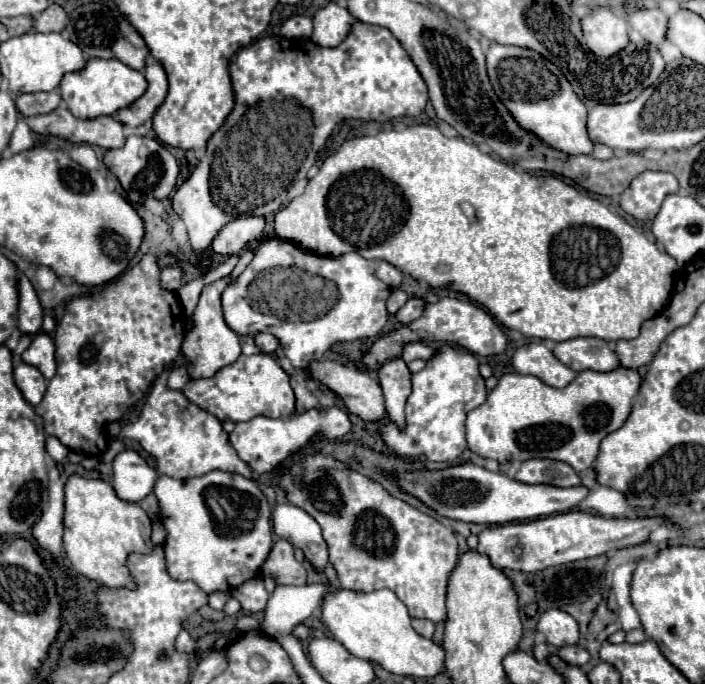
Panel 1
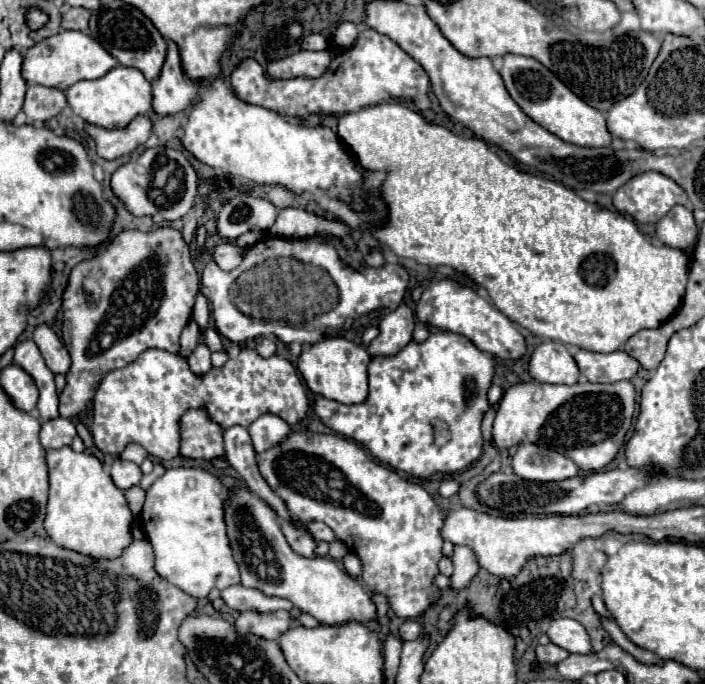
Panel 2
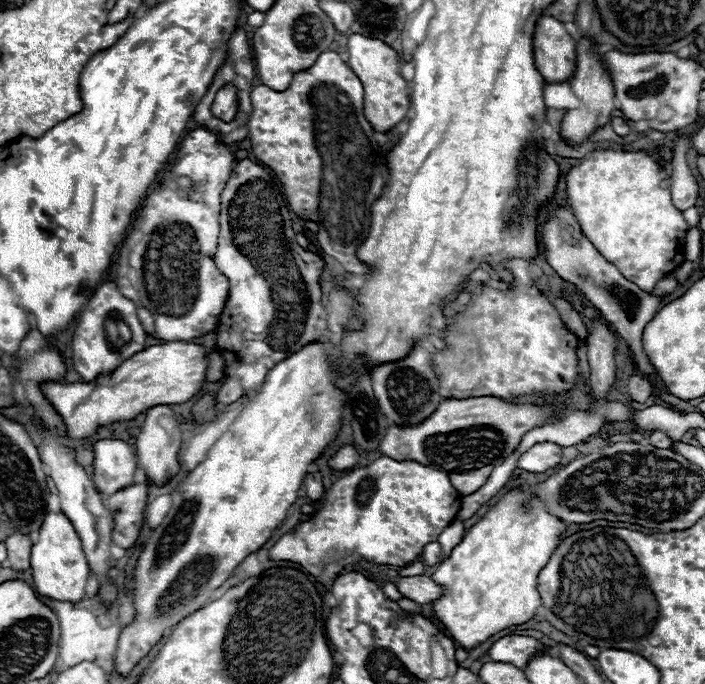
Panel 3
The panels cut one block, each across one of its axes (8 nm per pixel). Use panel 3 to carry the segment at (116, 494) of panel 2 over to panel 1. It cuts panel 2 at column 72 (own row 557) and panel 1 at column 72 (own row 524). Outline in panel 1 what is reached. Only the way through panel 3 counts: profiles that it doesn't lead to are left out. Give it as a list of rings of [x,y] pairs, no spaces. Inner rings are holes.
[[[72,474],[66,480],[64,486],[64,552],[68,556],[68,562],[72,564],[72,568],[80,574],[84,574],[86,578],[98,582],[98,584],[106,584],[110,588],[134,588],[132,578],[128,576],[128,568],[126,568],[126,558],[132,552],[150,552],[152,550],[152,542],[150,542],[150,518],[146,516],[146,512],[132,502],[124,502],[114,494],[114,488],[100,480],[100,478],[84,478],[78,474]]]

